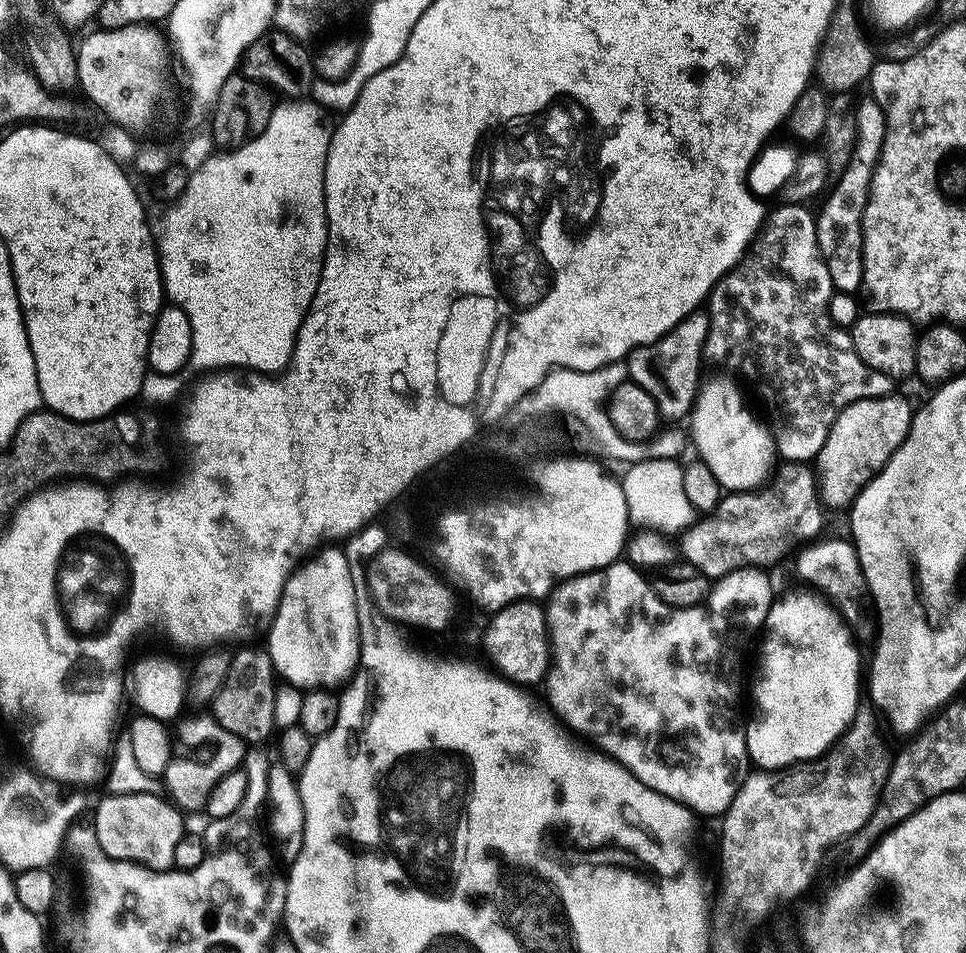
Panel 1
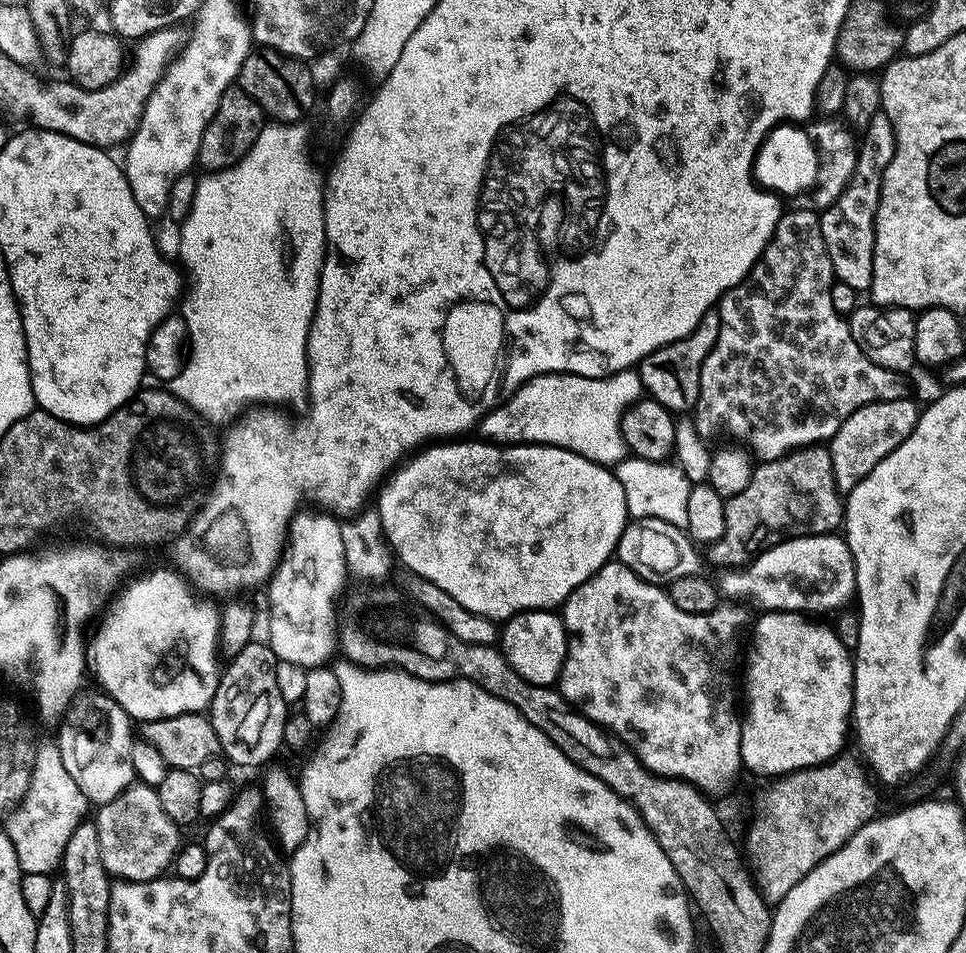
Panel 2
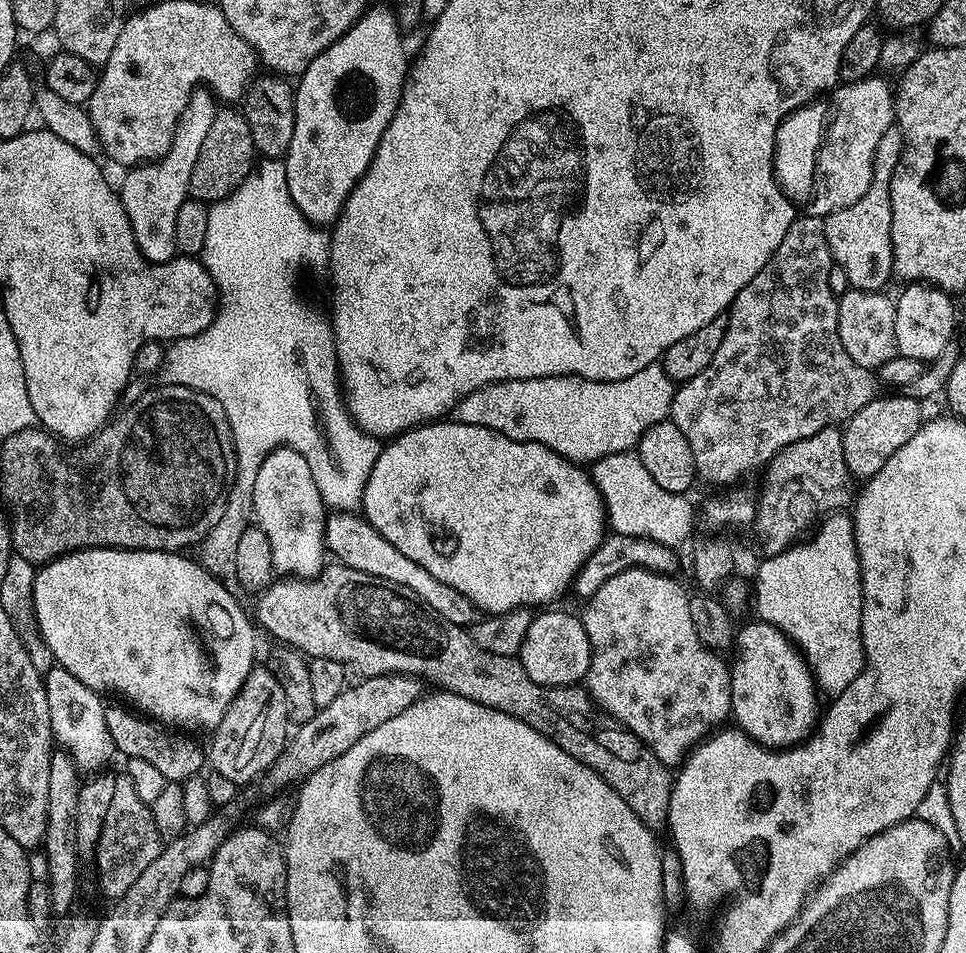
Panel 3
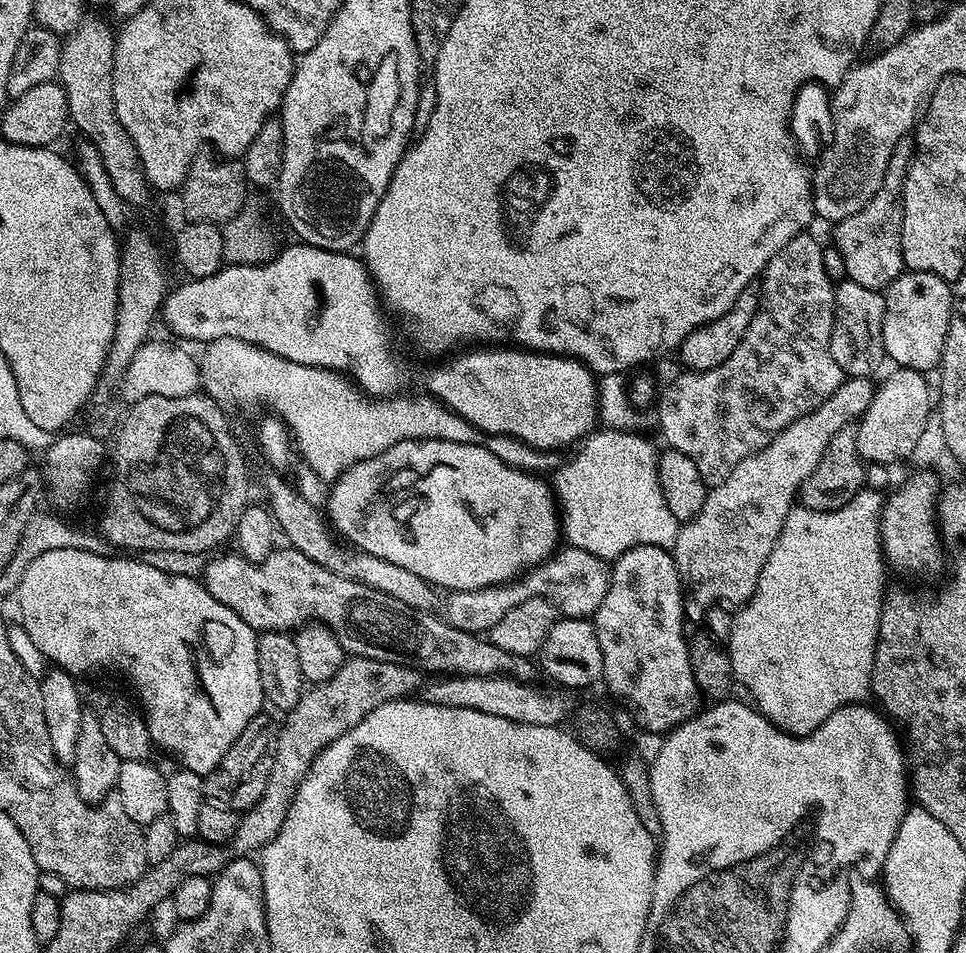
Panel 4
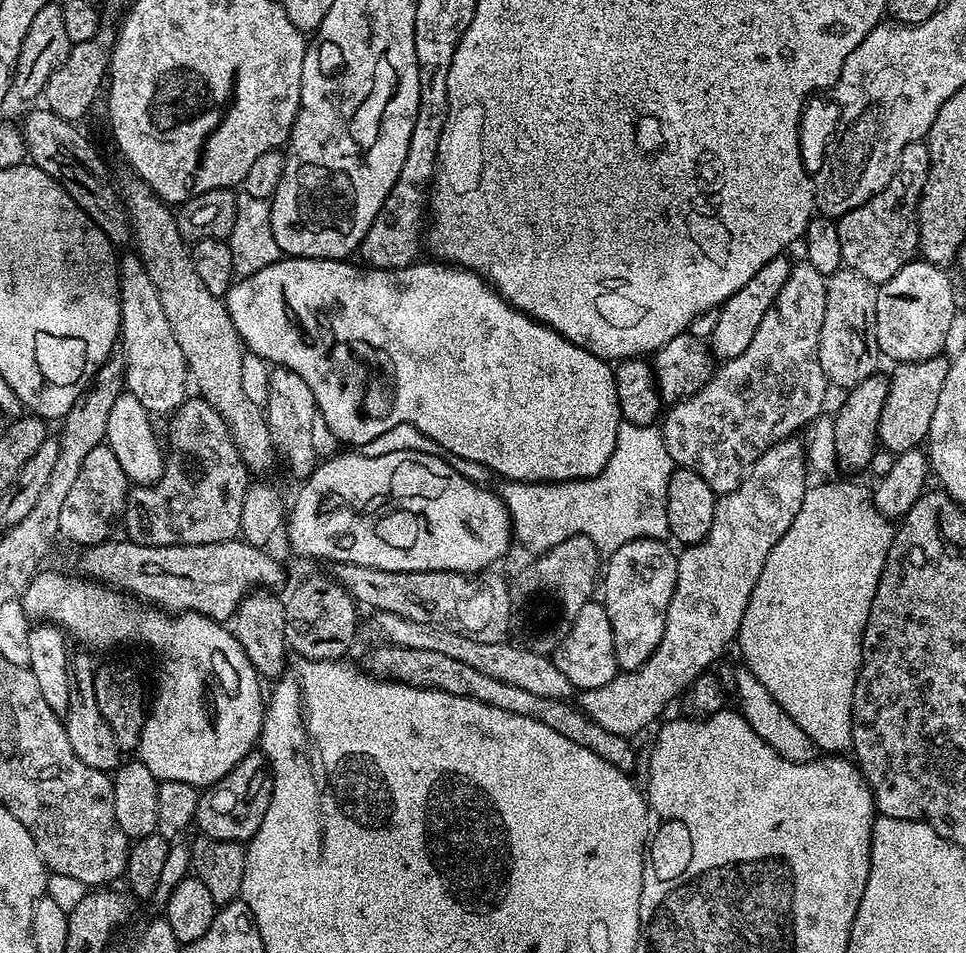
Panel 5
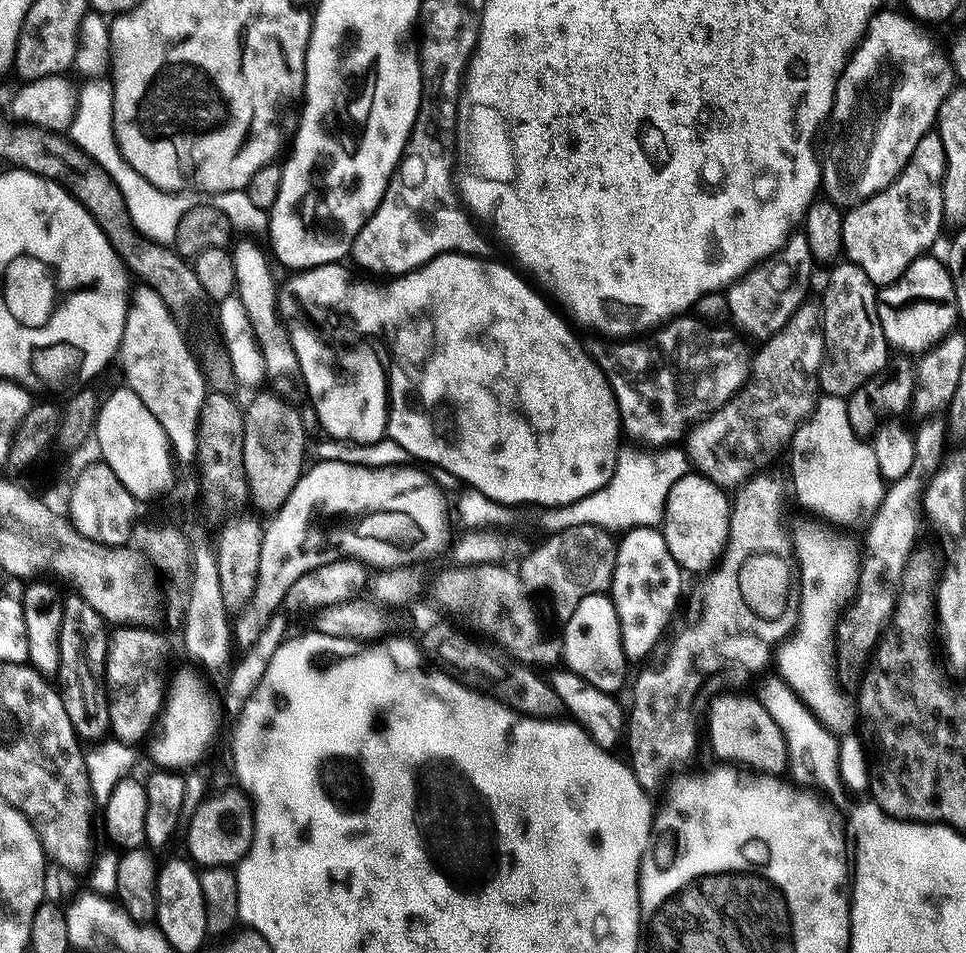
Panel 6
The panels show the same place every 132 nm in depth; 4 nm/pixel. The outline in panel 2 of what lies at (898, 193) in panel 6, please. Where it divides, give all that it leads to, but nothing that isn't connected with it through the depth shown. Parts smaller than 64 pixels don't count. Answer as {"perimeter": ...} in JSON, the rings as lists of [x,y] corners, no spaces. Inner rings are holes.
{"perimeter":[[[880,111],[868,124],[863,125],[856,150],[856,165],[850,182],[830,207],[820,212],[822,242],[826,242],[826,254],[830,254],[832,274],[836,280],[854,286],[864,294],[871,289],[874,278],[874,242],[876,241],[876,215],[882,194],[882,178],[890,158],[894,158],[896,135],[890,118]]]}

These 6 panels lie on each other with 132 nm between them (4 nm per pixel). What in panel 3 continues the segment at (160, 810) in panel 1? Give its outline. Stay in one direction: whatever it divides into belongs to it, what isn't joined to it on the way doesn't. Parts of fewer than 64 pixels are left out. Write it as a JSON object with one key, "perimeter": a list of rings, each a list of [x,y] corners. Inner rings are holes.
{"perimeter":[[[117,775],[114,782],[114,798],[110,810],[106,813],[106,822],[102,826],[94,857],[96,880],[100,883],[101,890],[112,896],[111,898],[119,898],[126,894],[142,870],[158,858],[161,847],[162,841],[154,826],[150,805],[138,798],[128,775]]]}

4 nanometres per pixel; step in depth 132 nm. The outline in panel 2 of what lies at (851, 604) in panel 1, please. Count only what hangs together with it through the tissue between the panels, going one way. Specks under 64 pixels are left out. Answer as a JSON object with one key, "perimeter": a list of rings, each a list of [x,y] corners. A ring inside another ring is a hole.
{"perimeter":[[[825,534],[822,536],[794,536],[786,538],[781,544],[767,548],[746,566],[739,568],[720,568],[714,576],[714,583],[720,590],[721,597],[728,602],[743,602],[753,604],[764,612],[798,612],[801,614],[816,614],[812,612],[828,612],[831,608],[840,608],[856,595],[856,567],[850,554],[847,539],[840,534]]]}

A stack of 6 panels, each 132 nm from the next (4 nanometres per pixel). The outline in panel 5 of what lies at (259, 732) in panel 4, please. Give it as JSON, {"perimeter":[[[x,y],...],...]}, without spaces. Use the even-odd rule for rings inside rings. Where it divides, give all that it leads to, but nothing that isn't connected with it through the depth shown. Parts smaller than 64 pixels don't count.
{"perimeter":[[[259,750],[249,752],[230,774],[226,774],[217,784],[200,792],[196,811],[195,827],[212,840],[234,842],[243,845],[262,826],[262,818],[270,806],[272,797],[272,769],[268,760]]]}

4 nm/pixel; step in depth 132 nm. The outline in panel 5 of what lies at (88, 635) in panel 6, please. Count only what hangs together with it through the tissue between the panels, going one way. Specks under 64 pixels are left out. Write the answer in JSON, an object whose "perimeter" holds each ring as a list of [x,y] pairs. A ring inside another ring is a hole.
{"perimeter":[[[87,651],[71,653],[68,661],[70,670],[70,706],[66,708],[66,714],[62,717],[66,738],[70,738],[70,750],[86,766],[90,766],[99,772],[111,773],[120,767],[122,763],[122,751],[115,741],[114,733],[110,730],[106,720],[98,708],[97,695],[95,693],[95,674],[97,665],[87,656]]]}

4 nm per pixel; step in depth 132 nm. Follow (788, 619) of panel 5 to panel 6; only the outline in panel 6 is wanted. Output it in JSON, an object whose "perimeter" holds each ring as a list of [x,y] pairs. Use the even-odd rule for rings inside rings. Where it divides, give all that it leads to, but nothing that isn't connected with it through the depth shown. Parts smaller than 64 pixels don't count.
{"perimeter":[[[800,524],[795,525],[794,531],[792,532],[792,551],[794,553],[794,564],[798,569],[798,611],[796,614],[796,626],[792,630],[791,636],[787,640],[783,640],[781,644],[778,645],[774,653],[774,668],[775,671],[781,676],[782,679],[789,684],[789,686],[794,690],[794,694],[798,694],[798,698],[803,702],[808,709],[812,711],[816,717],[819,718],[829,728],[834,734],[848,734],[857,727],[858,724],[858,713],[856,710],[856,705],[853,701],[844,694],[843,690],[839,688],[836,682],[836,672],[838,676],[838,668],[834,663],[834,641],[836,638],[836,625],[842,615],[842,609],[847,605],[848,601],[852,598],[856,590],[856,579],[860,573],[860,557],[862,555],[862,548],[859,543],[856,544],[852,540],[847,540],[844,536],[832,536],[833,529],[828,526],[822,526],[826,528],[819,528],[816,524]]]}

